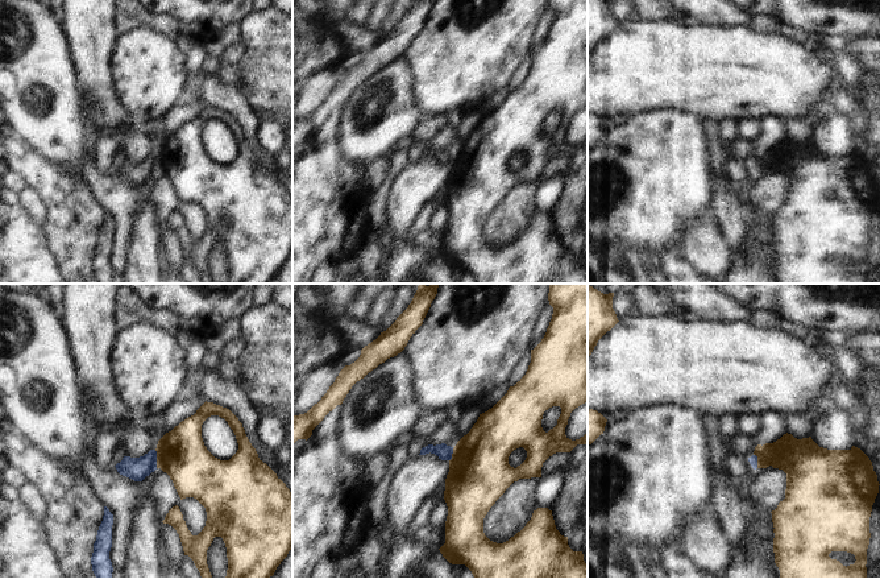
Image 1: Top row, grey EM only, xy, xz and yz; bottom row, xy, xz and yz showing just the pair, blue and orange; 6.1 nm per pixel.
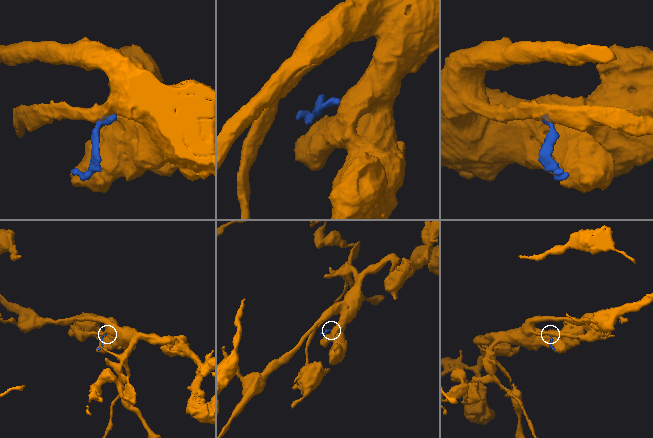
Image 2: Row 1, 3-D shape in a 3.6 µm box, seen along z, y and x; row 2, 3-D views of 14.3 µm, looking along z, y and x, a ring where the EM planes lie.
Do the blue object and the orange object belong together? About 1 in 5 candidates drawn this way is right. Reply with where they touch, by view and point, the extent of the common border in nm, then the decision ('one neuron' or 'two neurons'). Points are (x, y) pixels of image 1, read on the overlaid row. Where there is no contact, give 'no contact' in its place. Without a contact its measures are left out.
meets blue in xy at (156, 459); contact 110 nm long; two neurons

